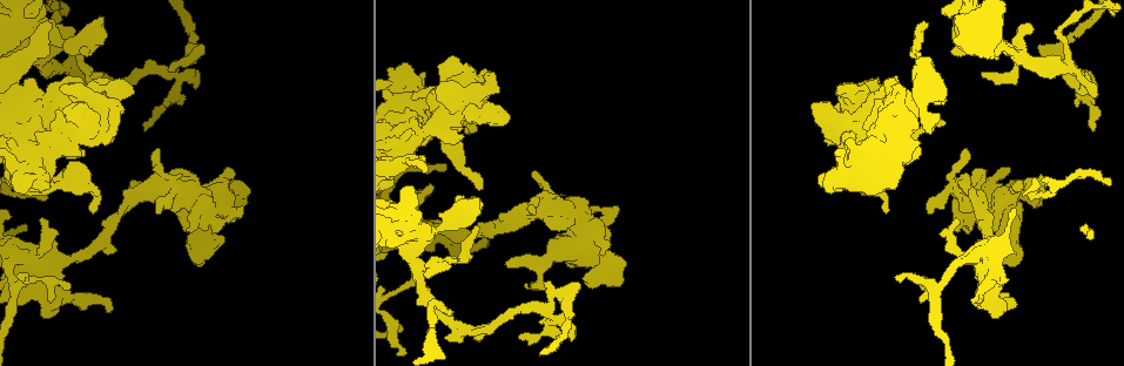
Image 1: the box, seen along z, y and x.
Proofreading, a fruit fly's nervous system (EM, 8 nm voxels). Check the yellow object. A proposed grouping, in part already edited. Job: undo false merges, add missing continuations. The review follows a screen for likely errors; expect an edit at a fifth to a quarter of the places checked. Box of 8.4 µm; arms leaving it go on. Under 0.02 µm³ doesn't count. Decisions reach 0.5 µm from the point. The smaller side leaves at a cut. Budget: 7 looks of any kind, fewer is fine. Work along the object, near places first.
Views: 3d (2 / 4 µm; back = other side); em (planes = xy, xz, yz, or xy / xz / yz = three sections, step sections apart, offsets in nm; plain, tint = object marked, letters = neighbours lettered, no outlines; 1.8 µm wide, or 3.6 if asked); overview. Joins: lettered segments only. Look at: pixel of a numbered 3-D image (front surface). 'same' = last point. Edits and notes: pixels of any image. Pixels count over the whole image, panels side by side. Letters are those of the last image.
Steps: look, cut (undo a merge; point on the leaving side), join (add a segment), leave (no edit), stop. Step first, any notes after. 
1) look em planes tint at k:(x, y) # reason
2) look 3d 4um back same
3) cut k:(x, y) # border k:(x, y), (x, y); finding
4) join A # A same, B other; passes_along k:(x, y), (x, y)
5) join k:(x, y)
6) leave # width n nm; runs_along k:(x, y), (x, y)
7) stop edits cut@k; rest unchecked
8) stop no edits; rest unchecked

look 3d 4um at 1:(410, 229)

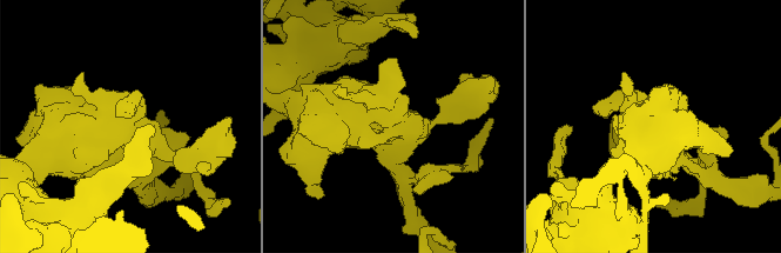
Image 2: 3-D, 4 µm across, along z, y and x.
look em 3.6um yz step 8 tint at 2:(130, 131) # need the tissue

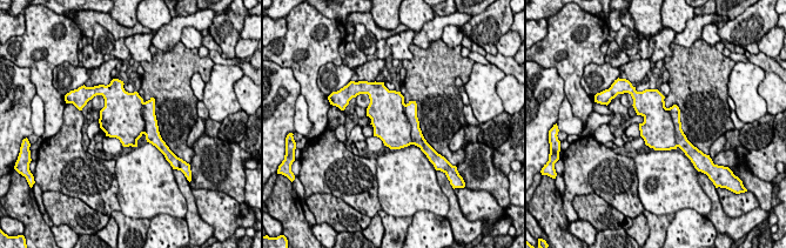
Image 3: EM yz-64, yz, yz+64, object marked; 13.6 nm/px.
look em 3.6um planes letters same # cut it another way

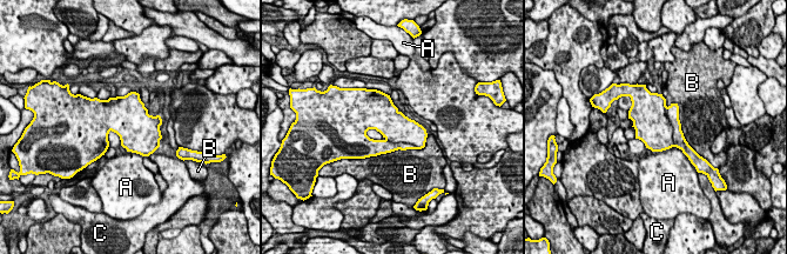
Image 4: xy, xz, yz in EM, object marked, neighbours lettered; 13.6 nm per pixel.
leave # width 460 nm; longest_contact B 900 nm; A other, B other, C other; all the same cell

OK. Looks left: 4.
look em planes letters at 1:(478, 186) # branch stops here

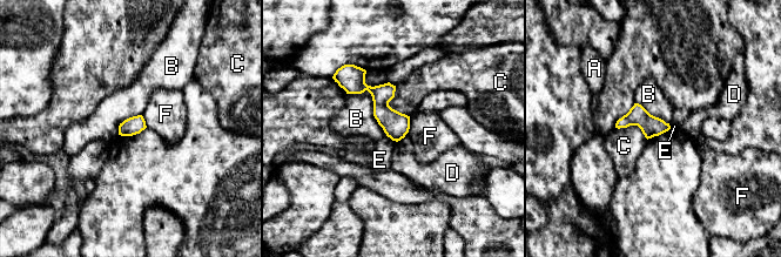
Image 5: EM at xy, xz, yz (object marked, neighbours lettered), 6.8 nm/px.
leave # longest_contact B 400 nm; A other, B other, C other, D other, E other, F other; border 5:(348, 93), (370, 94), (386, 135); none of them fits

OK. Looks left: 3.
look 3d 4um at 1:(1095, 128) # an open end

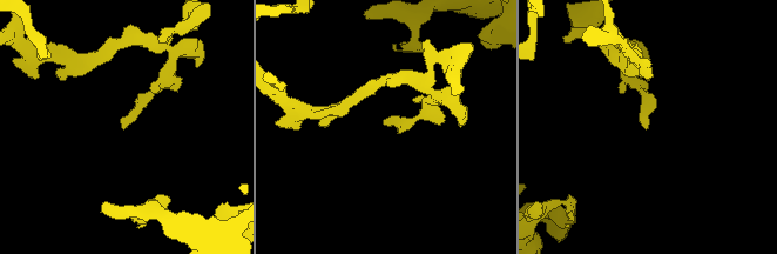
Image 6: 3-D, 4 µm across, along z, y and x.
look em planes letters at 6:(122, 125) # shape alone is not enough

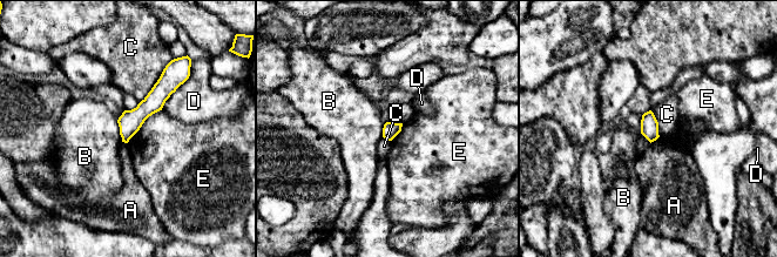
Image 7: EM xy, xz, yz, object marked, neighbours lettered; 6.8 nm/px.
leave # A other, B other, C other, D other, E other; border 7:(117, 119), (122, 141); no lettered segment goes on from it

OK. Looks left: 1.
stop no edits; rest unchecked

